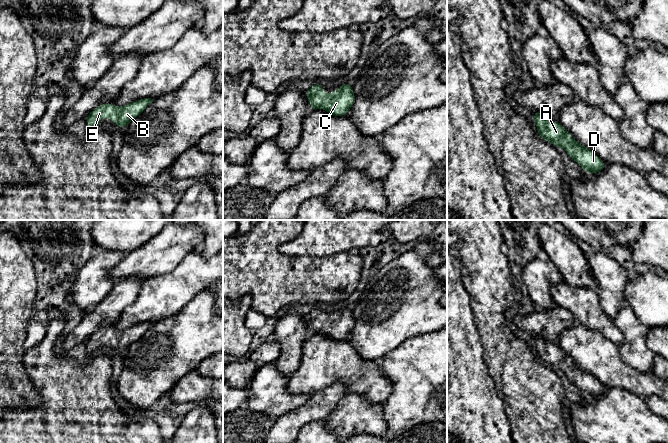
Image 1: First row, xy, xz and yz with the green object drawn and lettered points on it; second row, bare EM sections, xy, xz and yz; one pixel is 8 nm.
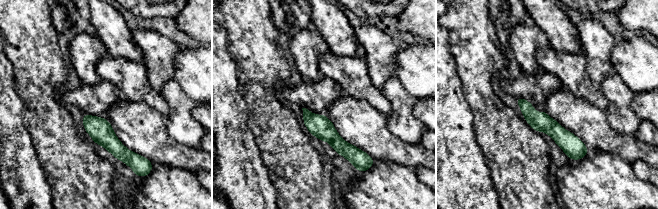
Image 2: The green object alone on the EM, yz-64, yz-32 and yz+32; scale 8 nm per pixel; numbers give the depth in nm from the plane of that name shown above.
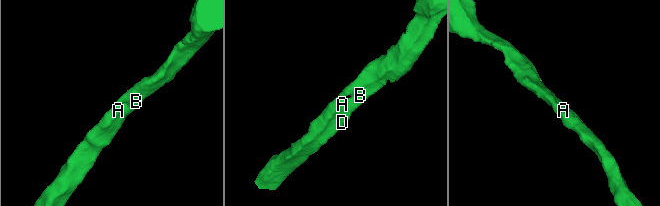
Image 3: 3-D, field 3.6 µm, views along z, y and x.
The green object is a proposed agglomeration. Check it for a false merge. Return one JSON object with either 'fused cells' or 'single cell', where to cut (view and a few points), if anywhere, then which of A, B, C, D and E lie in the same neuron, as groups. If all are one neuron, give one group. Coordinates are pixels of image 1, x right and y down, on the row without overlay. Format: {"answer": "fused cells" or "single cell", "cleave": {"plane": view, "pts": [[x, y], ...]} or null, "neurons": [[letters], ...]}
{"answer": "single cell", "cleave": null, "neurons": [["A", "B", "C", "D", "E"]]}

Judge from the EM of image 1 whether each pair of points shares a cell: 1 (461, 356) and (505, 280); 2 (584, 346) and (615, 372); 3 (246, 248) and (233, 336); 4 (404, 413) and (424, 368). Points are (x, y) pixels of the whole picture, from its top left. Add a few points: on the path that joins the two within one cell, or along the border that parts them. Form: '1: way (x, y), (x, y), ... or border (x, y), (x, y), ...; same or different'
1: border (470, 306), (482, 342), (482, 352); different
2: way (592, 352), (607, 366); same
3: border (233, 300), (249, 295), (251, 297), (251, 307); different
4: way (412, 402), (418, 396), (418, 382), (420, 379); same

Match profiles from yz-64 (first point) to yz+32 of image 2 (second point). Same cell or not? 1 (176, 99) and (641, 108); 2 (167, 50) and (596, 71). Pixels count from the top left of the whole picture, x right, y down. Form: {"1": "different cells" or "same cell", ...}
{"1": "different cells", "2": "same cell"}

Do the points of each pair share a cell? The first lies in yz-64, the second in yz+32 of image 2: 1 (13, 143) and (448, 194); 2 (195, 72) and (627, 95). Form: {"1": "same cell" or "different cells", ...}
{"1": "same cell", "2": "different cells"}

